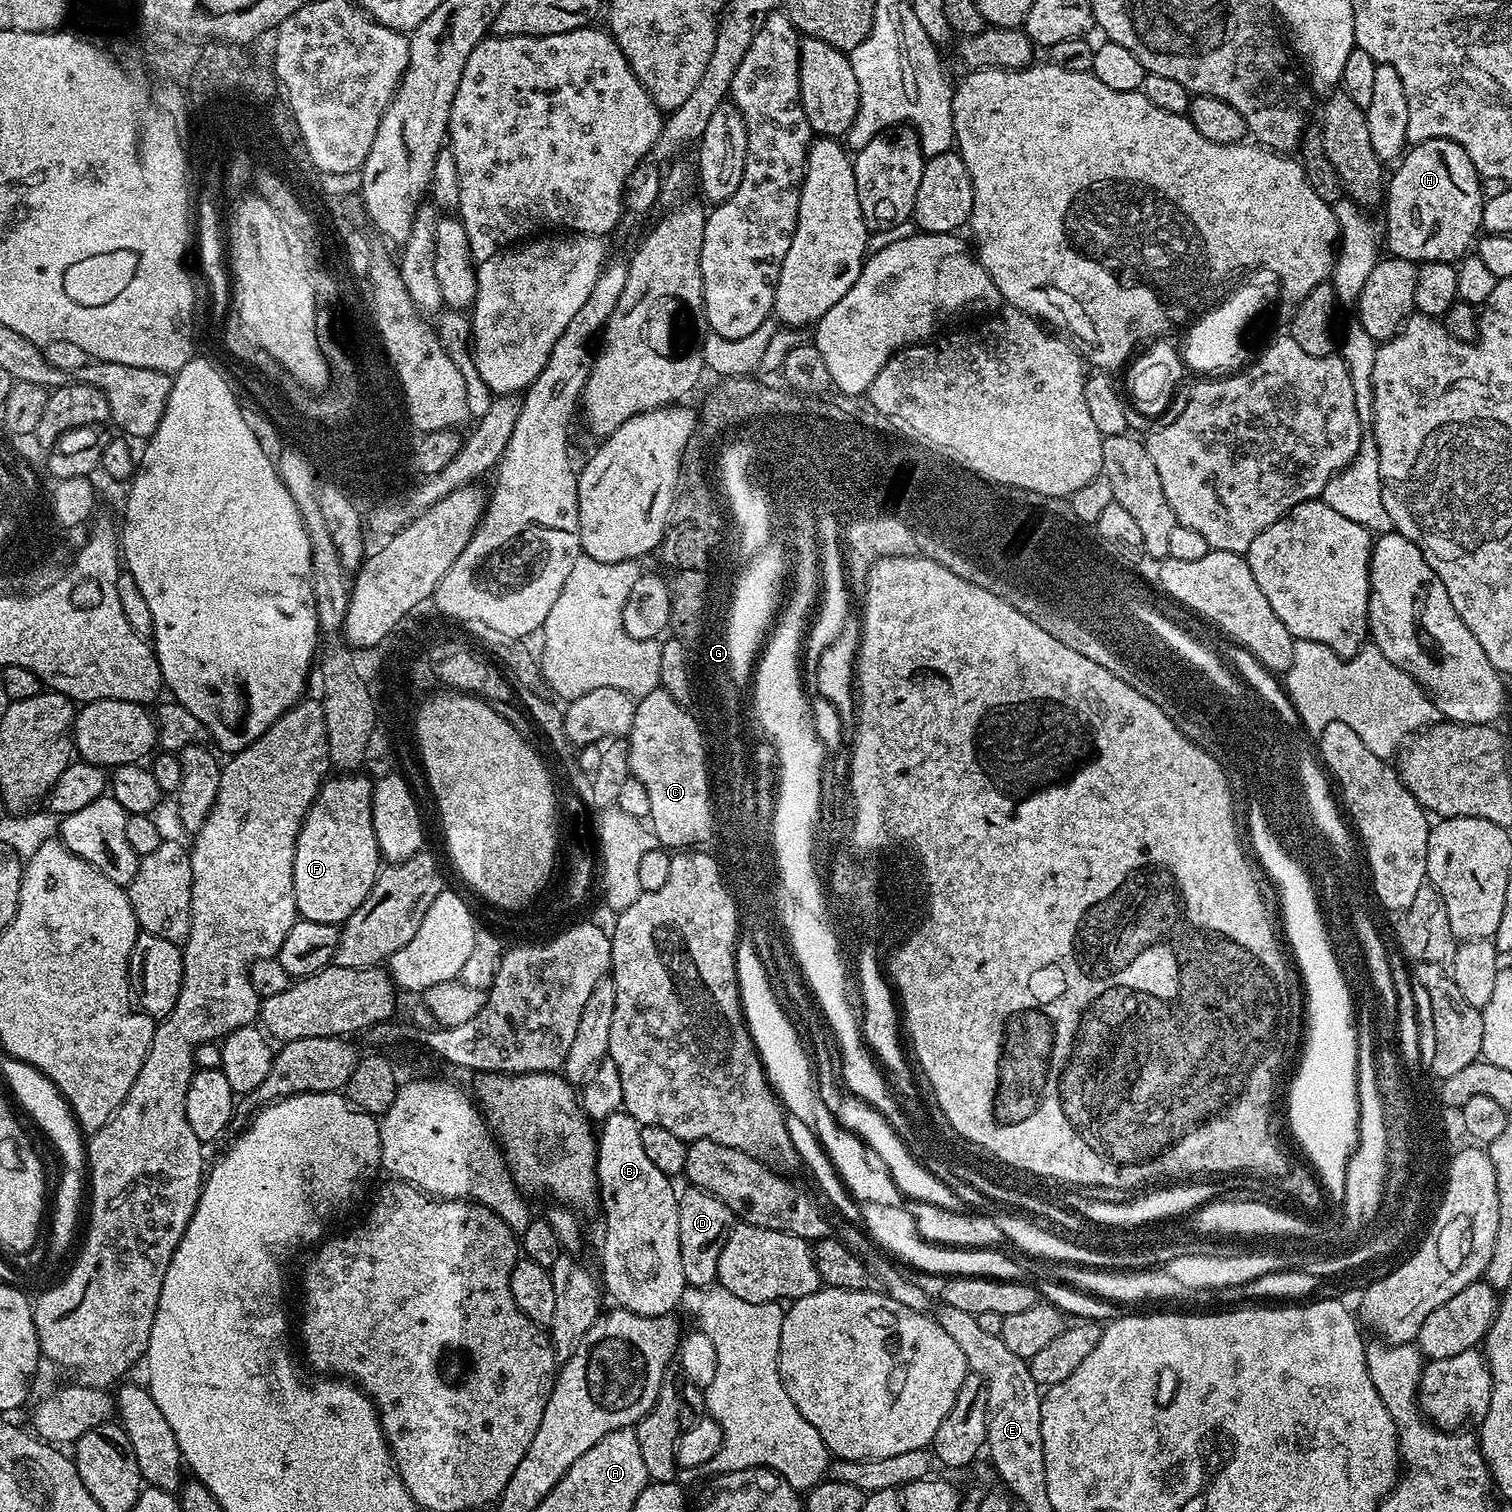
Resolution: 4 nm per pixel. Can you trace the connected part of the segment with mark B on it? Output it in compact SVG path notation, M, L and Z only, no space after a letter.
M618 1111L610 1115L602 1121L601 1129L599 1129L597 1137L597 1156L596 1156L596 1175L598 1185L598 1196L600 1206L603 1206L606 1214L604 1218L604 1242L602 1244L602 1286L605 1293L608 1293L616 1300L614 1301L619 1307L626 1309L628 1312L642 1314L643 1316L665 1316L673 1313L680 1303L681 1294L685 1291L687 1284L685 1282L685 1274L682 1269L681 1244L678 1238L678 1206L679 1195L677 1189L674 1190L675 1184L671 1177L666 1176L662 1170L658 1168L647 1157L646 1150L643 1149L641 1130L643 1125L640 1125L634 1117L626 1111Z

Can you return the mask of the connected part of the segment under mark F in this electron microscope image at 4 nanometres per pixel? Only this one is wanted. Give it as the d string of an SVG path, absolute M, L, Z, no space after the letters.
M336 774L336 777L333 775L325 779L300 827L294 850L294 898L297 913L310 922L343 925L350 914L354 914L354 910L358 910L358 906L366 902L366 894L370 894L380 874L382 857L375 840L372 817L373 781L356 775L360 774Z

